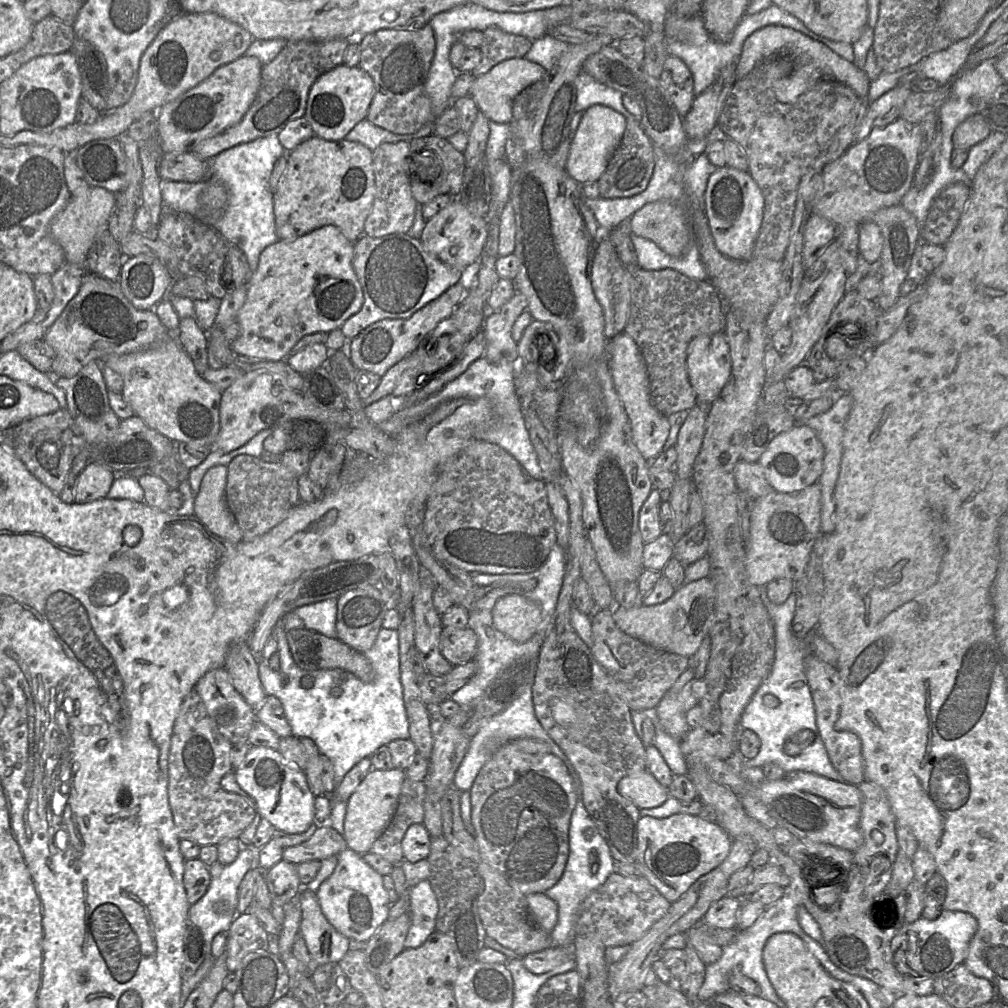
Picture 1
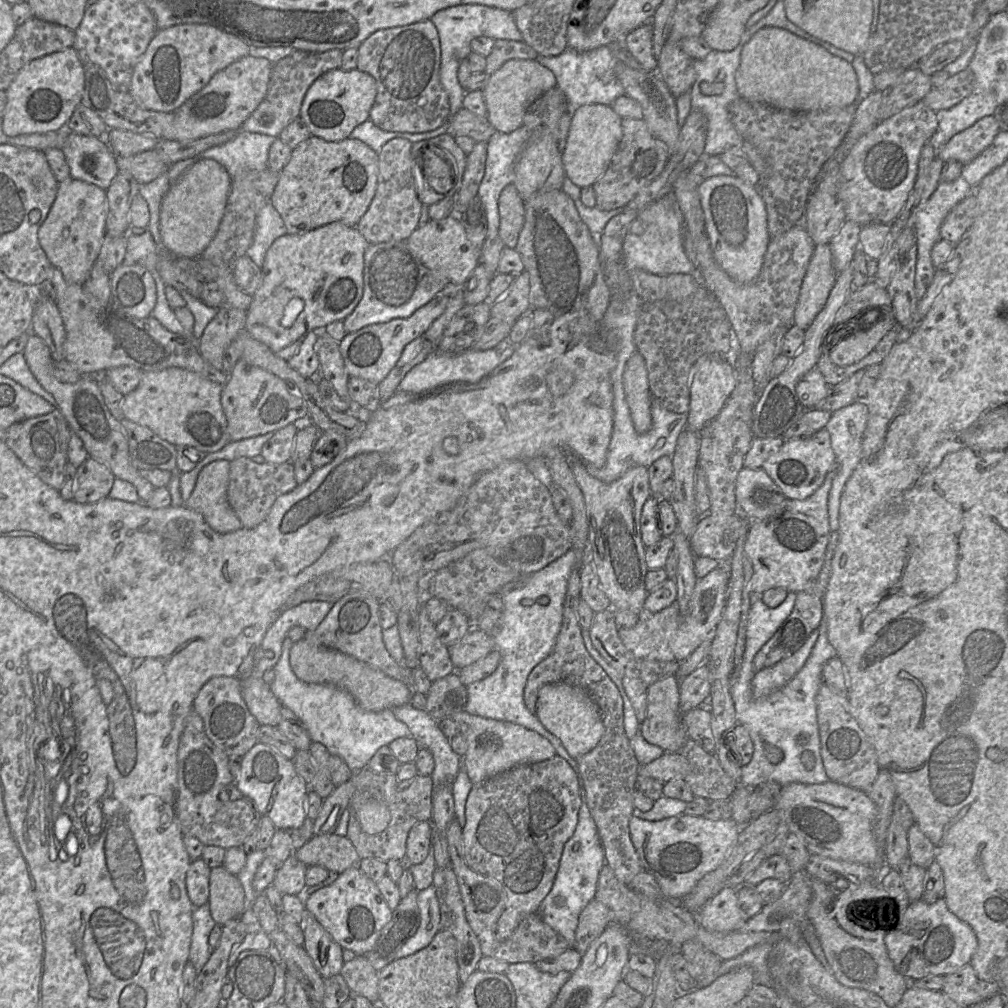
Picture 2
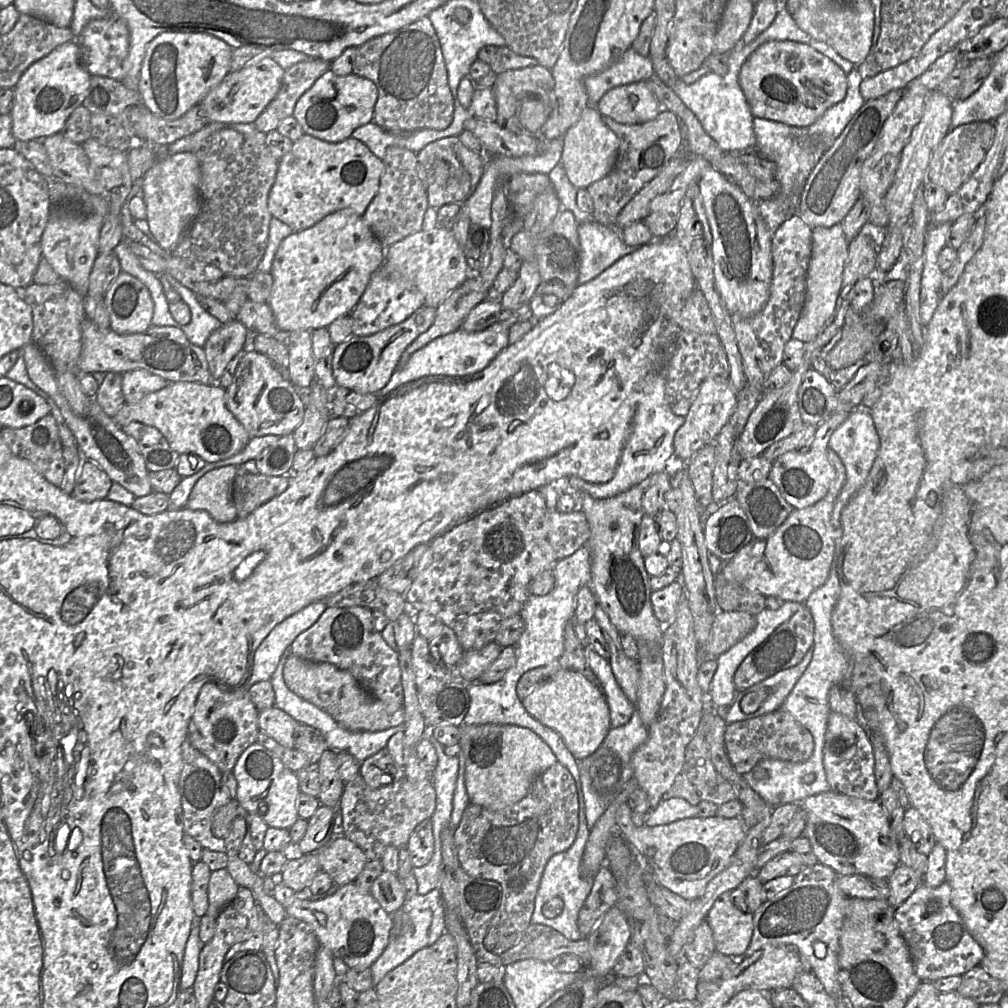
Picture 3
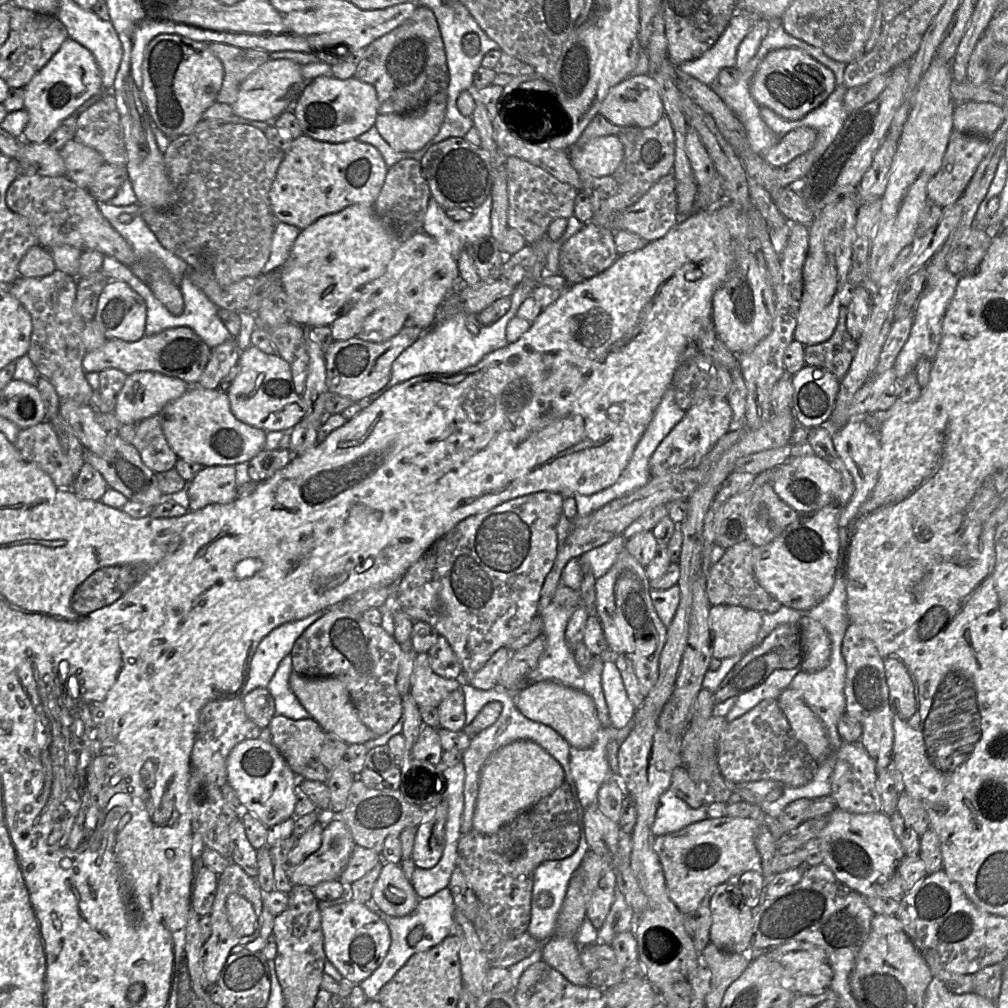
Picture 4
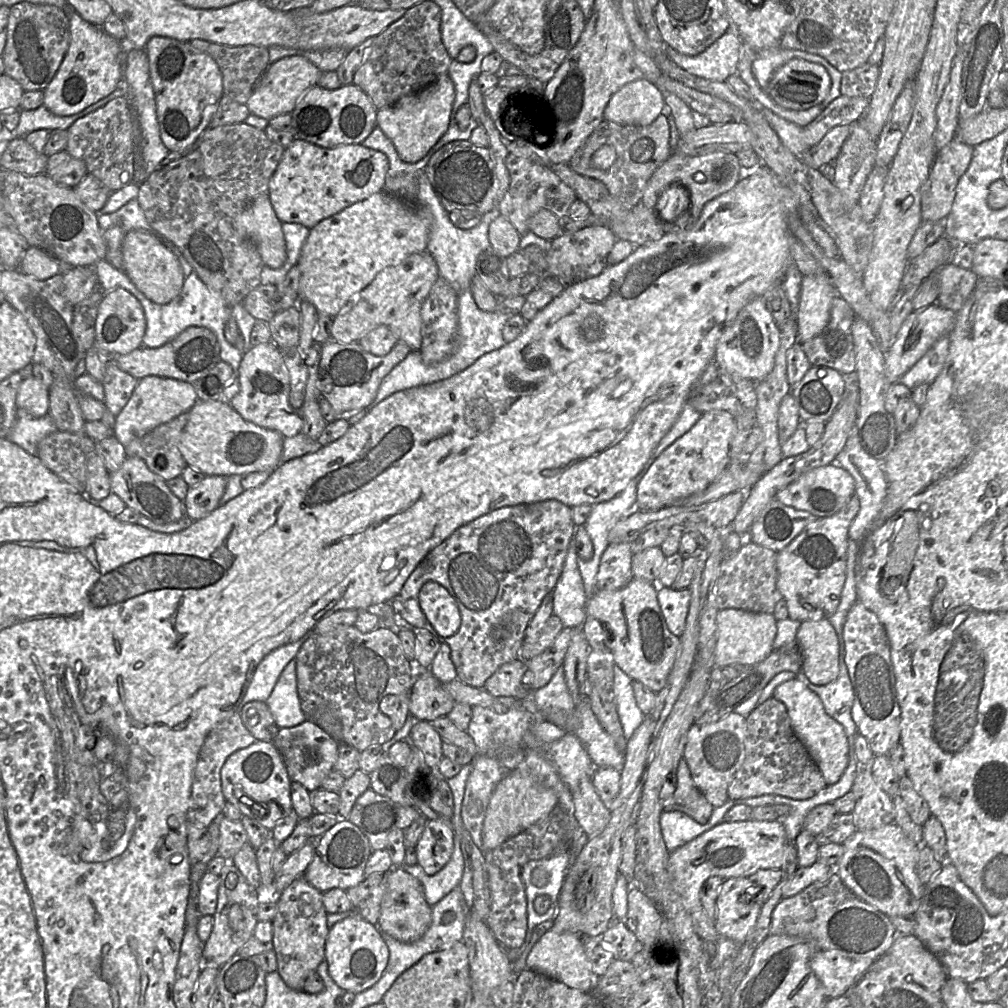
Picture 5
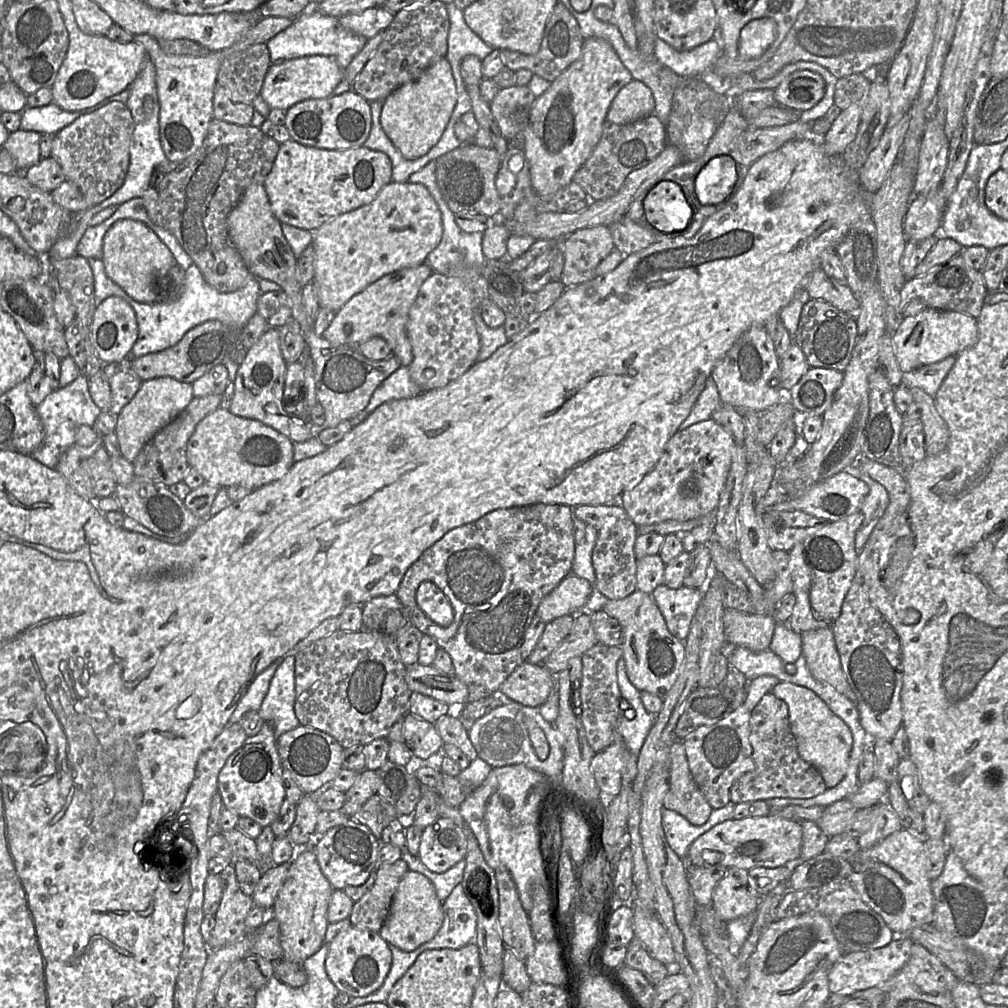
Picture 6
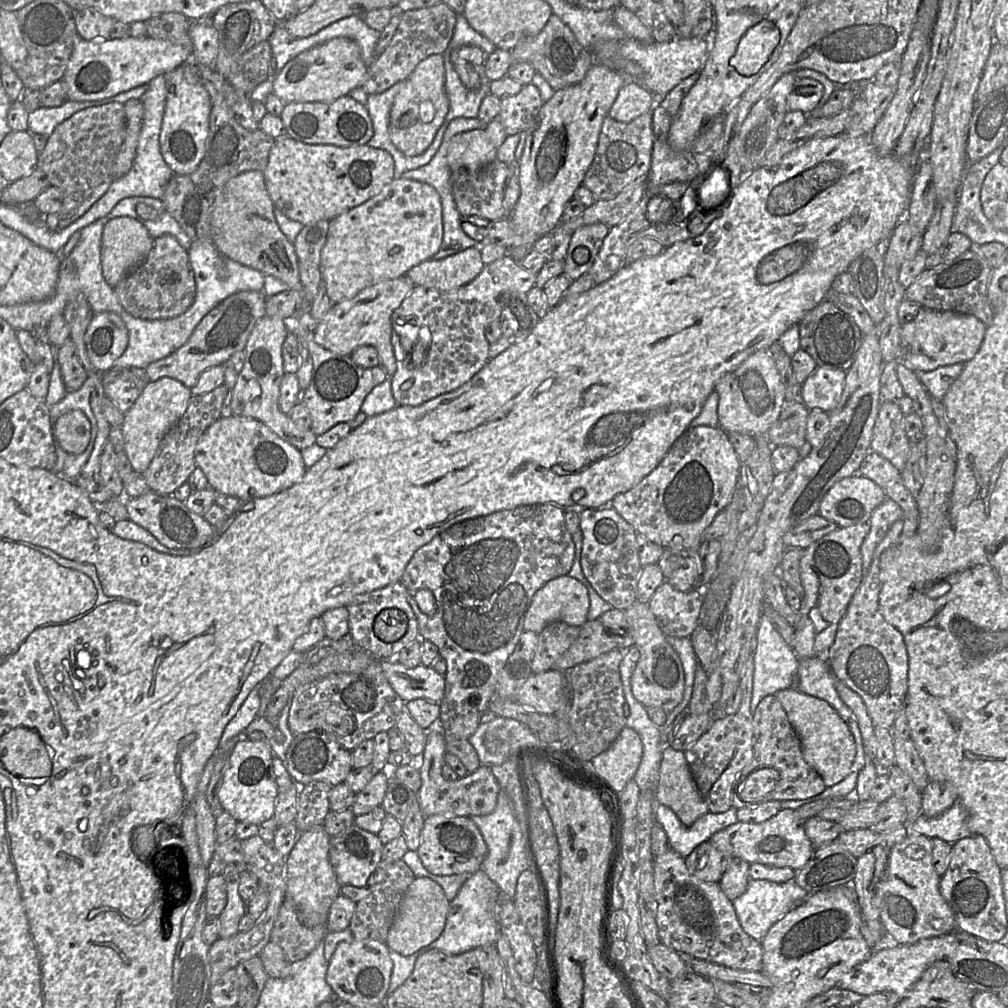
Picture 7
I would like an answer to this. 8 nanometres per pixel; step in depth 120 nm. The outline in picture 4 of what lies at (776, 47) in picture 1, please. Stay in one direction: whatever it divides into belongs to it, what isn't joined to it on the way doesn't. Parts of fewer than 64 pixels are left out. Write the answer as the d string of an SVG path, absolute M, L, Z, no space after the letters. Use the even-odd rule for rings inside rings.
M781 48L773 50L760 63L751 83L751 94L759 106L771 109L787 120L799 120L824 103L835 90L834 73L801 49Z

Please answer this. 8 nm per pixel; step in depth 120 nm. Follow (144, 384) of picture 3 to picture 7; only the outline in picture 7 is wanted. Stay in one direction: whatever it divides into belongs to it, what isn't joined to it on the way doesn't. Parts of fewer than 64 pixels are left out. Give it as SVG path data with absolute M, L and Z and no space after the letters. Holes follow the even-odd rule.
M163 377L148 382L133 406L124 414L121 426L124 451L135 472L143 474L148 468L163 437L186 412L191 397L189 388L175 379Z

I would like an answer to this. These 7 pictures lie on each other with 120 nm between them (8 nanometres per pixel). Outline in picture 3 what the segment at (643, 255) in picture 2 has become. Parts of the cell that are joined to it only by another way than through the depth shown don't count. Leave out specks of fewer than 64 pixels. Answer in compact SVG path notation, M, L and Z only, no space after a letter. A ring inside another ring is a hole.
M595 221L579 224L577 229L580 241L579 284L596 278L620 258L640 247L626 245L618 229Z

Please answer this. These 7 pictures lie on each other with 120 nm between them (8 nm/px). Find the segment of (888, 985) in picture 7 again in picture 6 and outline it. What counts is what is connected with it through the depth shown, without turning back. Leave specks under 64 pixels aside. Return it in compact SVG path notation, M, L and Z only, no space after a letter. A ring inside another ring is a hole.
M897 936L888 945L874 950L843 953L828 974L830 993L850 994L878 986L894 976L908 961L914 941Z

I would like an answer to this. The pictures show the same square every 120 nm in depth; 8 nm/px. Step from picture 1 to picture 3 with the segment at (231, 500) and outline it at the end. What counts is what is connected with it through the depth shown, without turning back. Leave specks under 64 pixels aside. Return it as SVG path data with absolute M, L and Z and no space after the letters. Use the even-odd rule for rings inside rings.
M238 467L232 485L232 500L238 518L244 518L255 509L283 493L289 486L290 474L266 476L252 474Z

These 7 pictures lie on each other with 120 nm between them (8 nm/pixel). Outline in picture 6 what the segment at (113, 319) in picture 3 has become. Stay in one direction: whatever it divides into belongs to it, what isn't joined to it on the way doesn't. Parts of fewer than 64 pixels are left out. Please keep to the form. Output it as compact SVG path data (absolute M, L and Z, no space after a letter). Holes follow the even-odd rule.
M110 296L97 305L89 339L103 364L129 358L137 338L136 314L124 299Z

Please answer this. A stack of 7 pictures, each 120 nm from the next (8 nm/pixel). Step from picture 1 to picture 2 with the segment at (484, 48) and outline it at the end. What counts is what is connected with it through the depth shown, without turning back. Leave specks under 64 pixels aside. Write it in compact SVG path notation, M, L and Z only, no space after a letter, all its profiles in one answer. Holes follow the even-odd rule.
M495 40L490 54L486 57L484 73L491 75L512 59L535 60L537 56L538 53L524 41Z

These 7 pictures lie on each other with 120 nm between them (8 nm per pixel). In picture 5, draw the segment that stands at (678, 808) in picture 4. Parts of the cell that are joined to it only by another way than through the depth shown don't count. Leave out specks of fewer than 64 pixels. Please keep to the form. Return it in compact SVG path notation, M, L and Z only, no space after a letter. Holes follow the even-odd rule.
M728 799L724 805L714 808L705 824L696 822L681 811L664 810L660 816L660 828L667 849L673 851L722 822L726 812L734 805L735 802Z

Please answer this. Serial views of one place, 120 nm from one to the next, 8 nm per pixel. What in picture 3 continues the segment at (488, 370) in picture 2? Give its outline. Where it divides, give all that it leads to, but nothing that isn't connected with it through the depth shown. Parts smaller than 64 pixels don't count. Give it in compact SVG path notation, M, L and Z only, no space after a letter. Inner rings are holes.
M495 322L487 329L479 332L466 332L458 330L437 337L424 347L415 351L406 365L396 368L388 383L375 392L377 399L392 390L414 380L426 376L445 376L450 378L467 378L482 371L503 349L508 347L508 327Z

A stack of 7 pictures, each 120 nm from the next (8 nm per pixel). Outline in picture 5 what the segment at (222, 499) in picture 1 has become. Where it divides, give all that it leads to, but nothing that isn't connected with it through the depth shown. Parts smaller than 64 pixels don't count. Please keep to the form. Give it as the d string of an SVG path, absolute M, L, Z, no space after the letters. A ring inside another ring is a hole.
M212 475L189 487L183 500L187 516L193 521L200 520L218 508L226 483L227 477Z

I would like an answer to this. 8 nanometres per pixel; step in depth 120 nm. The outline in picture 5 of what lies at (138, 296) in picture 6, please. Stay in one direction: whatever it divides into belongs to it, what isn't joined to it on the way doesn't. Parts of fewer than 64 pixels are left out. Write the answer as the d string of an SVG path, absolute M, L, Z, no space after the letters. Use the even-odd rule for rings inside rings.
M141 230L126 233L122 242L124 272L146 298L156 304L167 304L180 293L184 274L175 254L156 235Z

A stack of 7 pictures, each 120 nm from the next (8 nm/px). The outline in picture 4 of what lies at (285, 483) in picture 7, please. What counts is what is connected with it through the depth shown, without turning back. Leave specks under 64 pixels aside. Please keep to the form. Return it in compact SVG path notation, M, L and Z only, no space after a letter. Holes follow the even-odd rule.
M191 386L182 396L169 402L158 414L170 448L178 458L202 467L249 462L266 441L264 430L239 421L231 412L228 395L218 389Z

